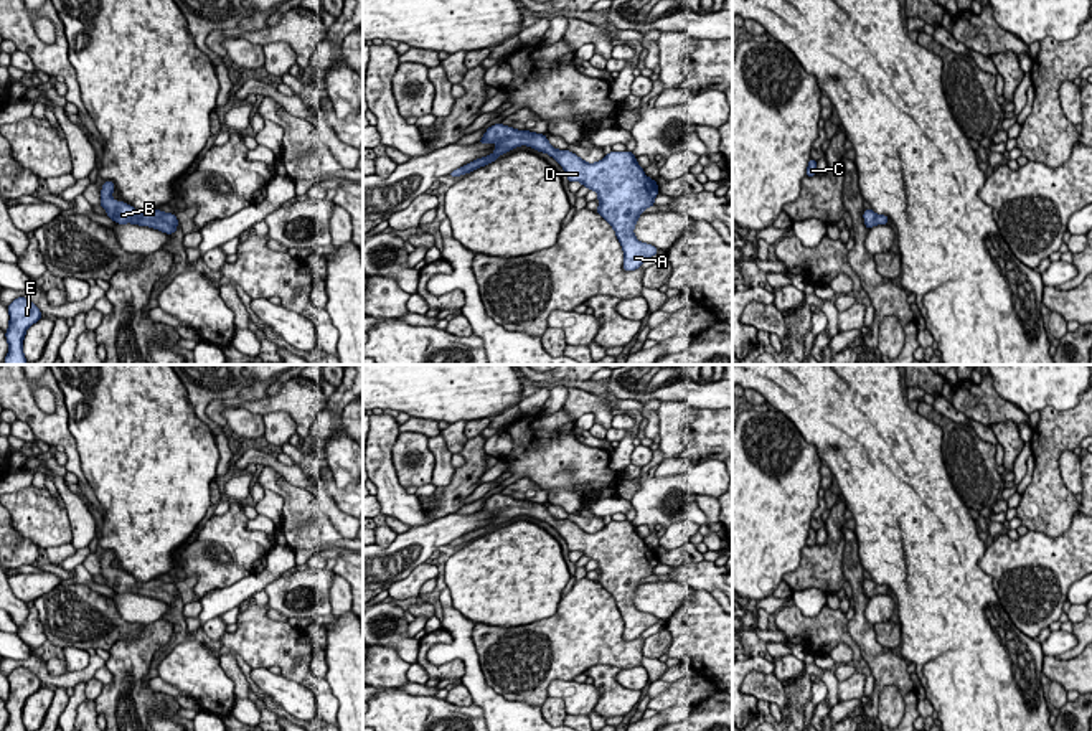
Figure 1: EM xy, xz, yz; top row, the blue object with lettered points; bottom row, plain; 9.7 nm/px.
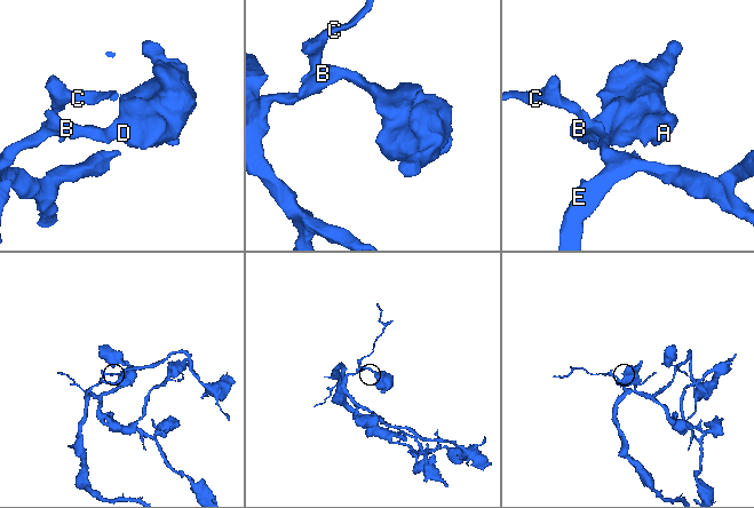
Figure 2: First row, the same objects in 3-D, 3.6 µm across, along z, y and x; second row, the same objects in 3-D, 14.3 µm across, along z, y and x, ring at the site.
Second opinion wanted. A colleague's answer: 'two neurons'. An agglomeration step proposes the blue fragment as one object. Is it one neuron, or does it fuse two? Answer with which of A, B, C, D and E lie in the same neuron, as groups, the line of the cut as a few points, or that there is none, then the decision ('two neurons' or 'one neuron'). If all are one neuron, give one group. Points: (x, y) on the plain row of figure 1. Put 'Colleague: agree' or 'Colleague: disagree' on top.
Colleague: disagree
A B C D E; no cut; one neuron

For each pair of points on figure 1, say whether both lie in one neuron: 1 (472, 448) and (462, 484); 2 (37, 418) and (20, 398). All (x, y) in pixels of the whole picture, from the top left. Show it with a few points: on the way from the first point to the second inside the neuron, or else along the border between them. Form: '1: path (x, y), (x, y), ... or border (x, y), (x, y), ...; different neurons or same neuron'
1: path (472, 456), (472, 469), (465, 476); same neuron
2: path (32, 413), (22, 403); same neuron

